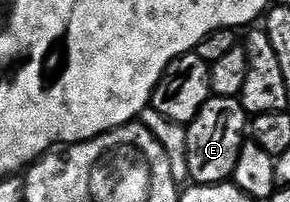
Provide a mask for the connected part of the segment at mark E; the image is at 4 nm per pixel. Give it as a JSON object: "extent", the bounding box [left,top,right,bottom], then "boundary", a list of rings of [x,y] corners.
{"extent":[186,96,248,185],"boundary":[[[211,96],[186,129],[190,181],[195,185],[220,185],[229,182],[247,140],[248,114],[241,100],[238,97]]]}

